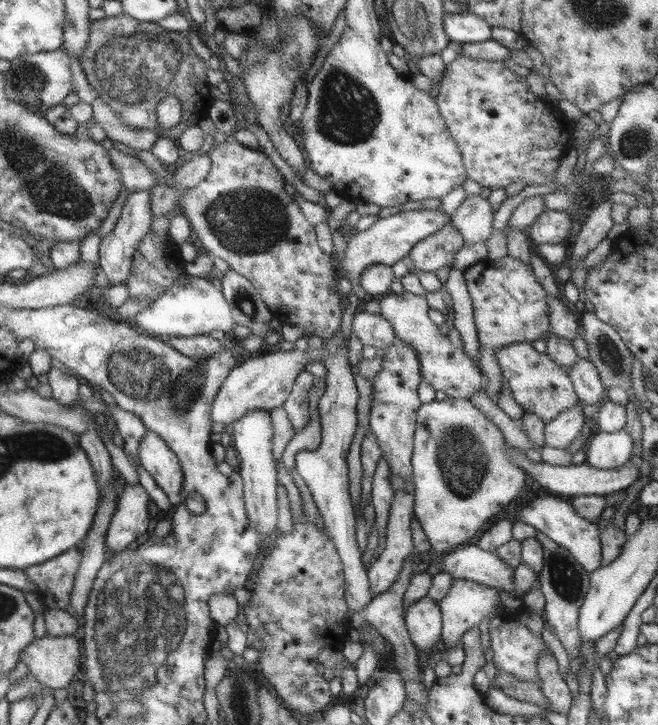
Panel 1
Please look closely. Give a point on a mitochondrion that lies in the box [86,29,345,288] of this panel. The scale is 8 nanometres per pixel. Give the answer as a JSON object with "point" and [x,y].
{"point":[246,221]}

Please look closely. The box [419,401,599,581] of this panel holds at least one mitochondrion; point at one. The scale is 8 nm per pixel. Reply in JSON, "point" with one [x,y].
{"point":[462,462]}

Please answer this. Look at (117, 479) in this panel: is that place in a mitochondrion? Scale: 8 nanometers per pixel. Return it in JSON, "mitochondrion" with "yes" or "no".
{"mitochondrion":"no"}

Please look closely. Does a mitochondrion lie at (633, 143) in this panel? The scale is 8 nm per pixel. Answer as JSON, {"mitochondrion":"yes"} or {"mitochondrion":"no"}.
{"mitochondrion":"yes"}

